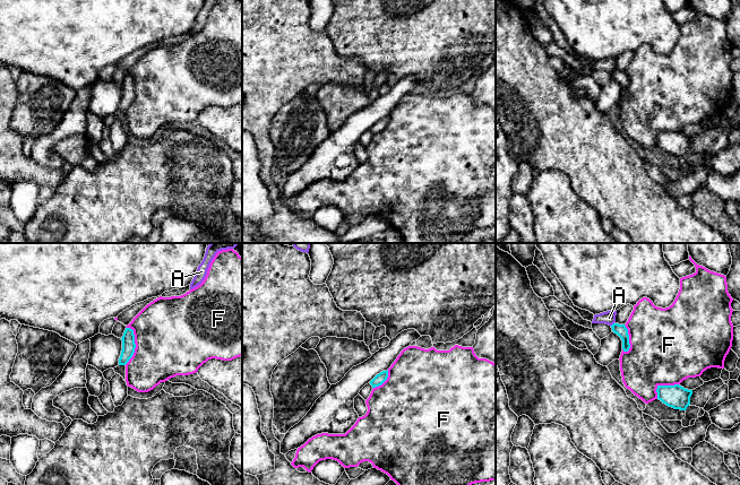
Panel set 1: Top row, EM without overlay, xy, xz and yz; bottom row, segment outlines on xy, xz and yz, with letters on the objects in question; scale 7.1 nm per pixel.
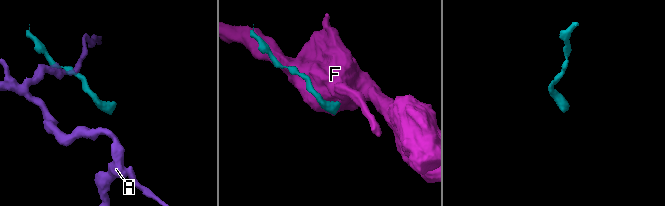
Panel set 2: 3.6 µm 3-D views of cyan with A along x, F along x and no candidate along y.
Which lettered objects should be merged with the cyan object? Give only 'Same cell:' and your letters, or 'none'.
Same cell: none

